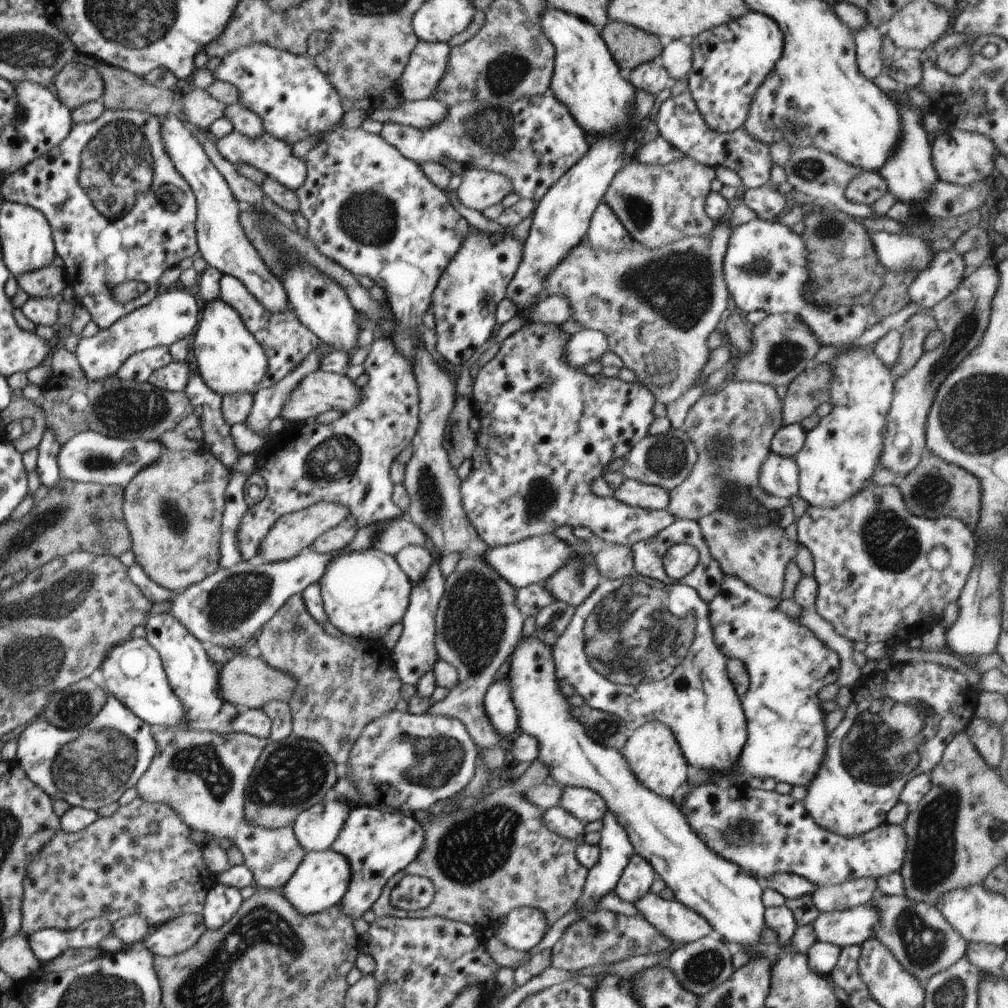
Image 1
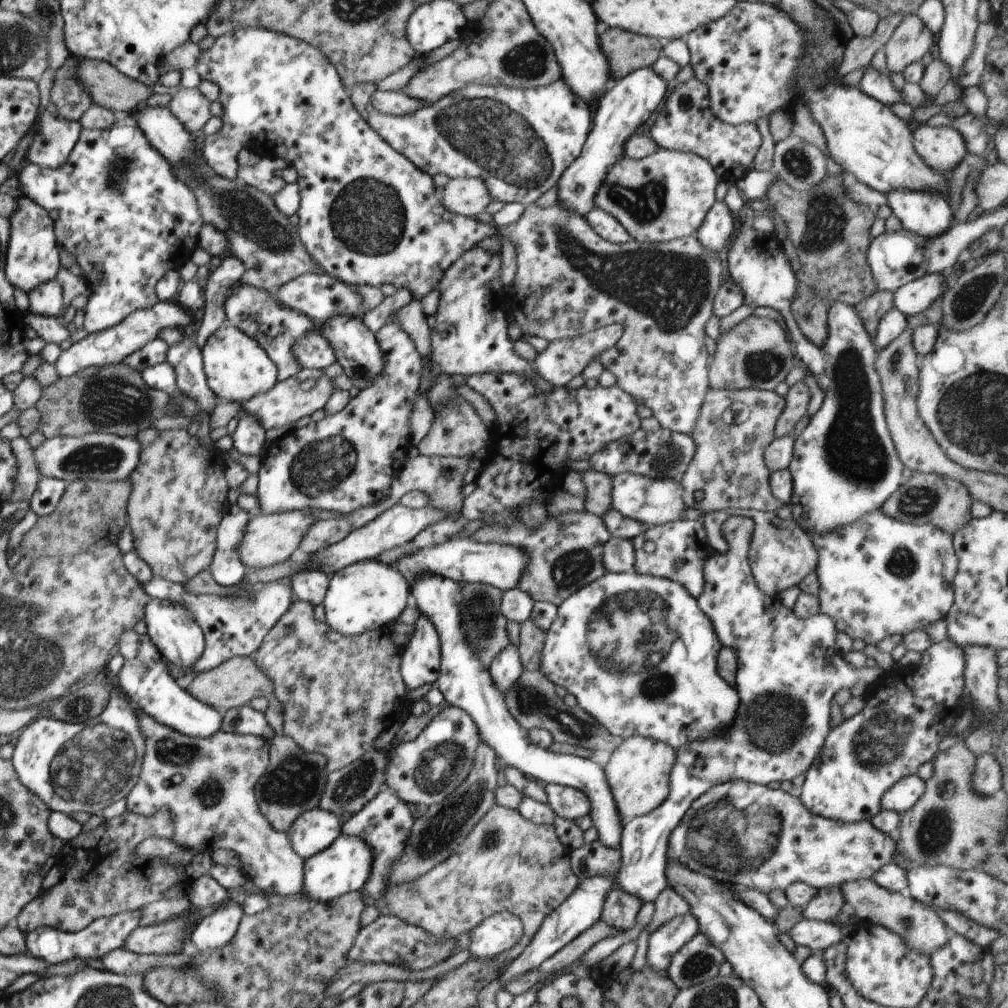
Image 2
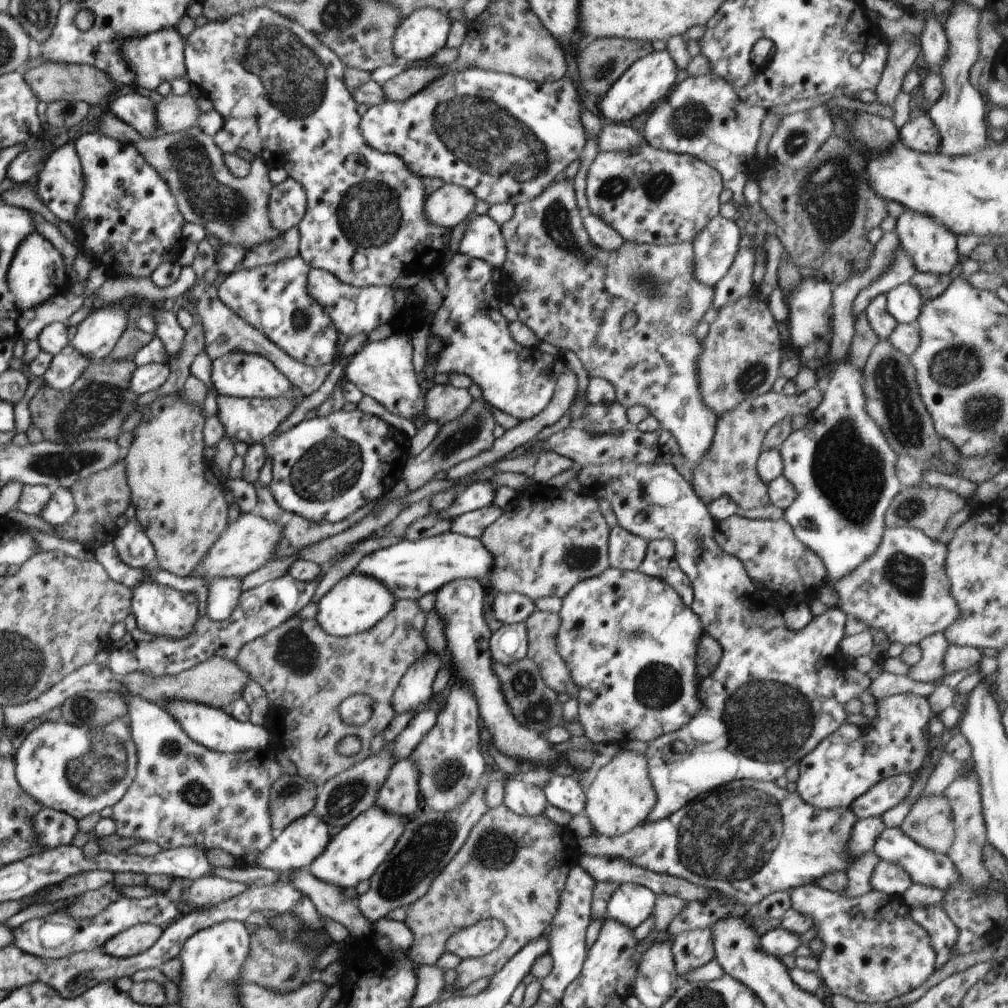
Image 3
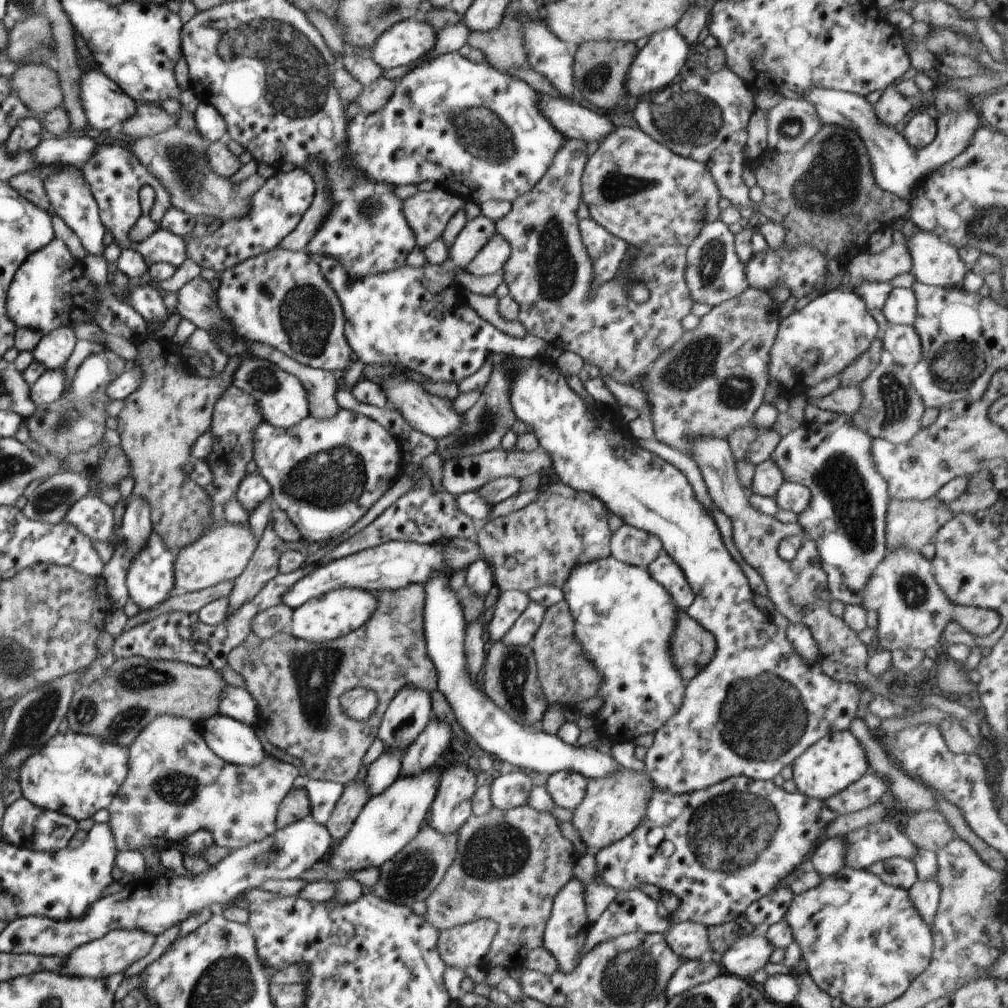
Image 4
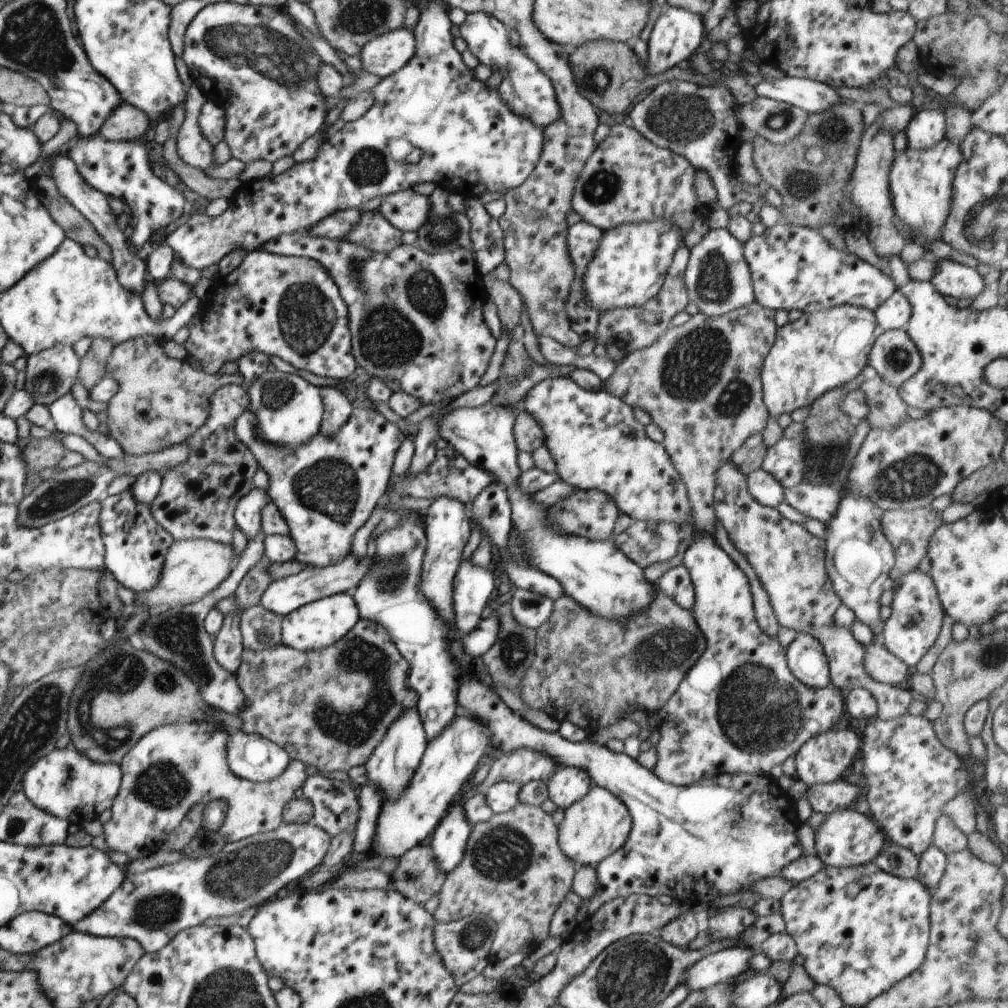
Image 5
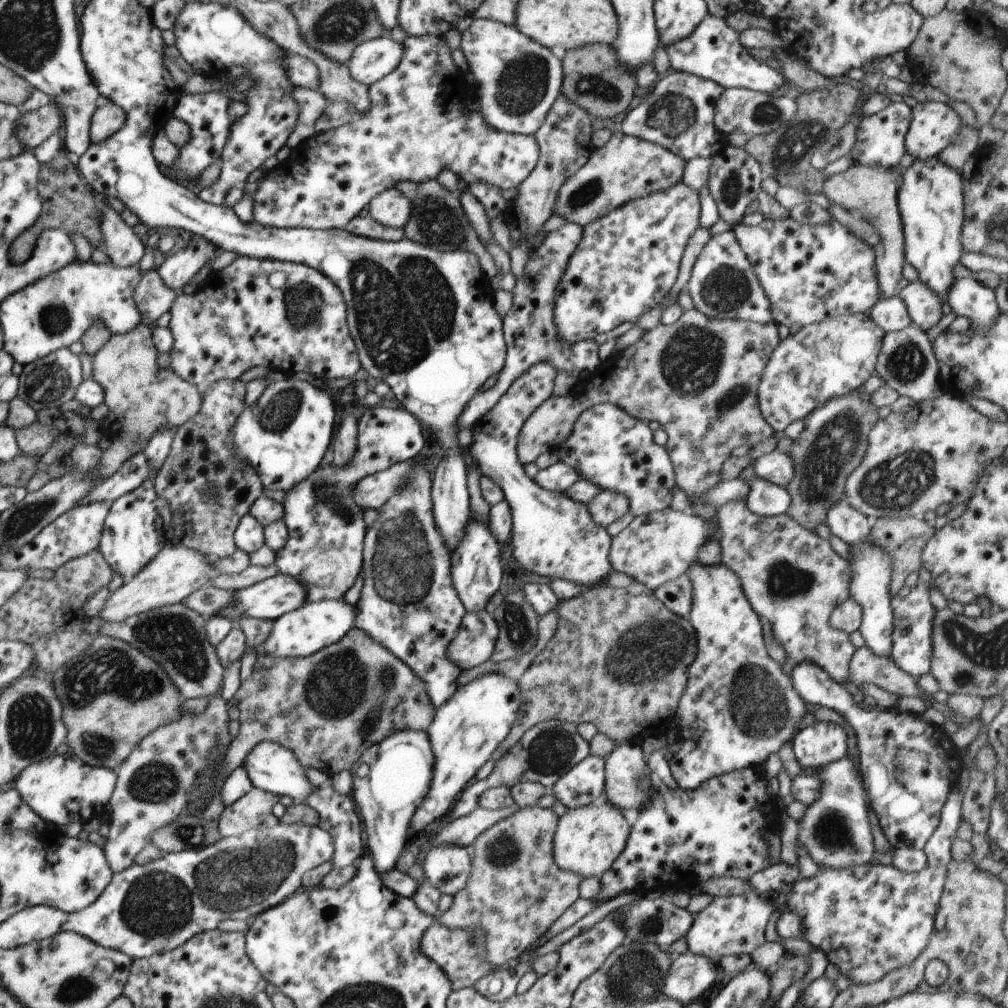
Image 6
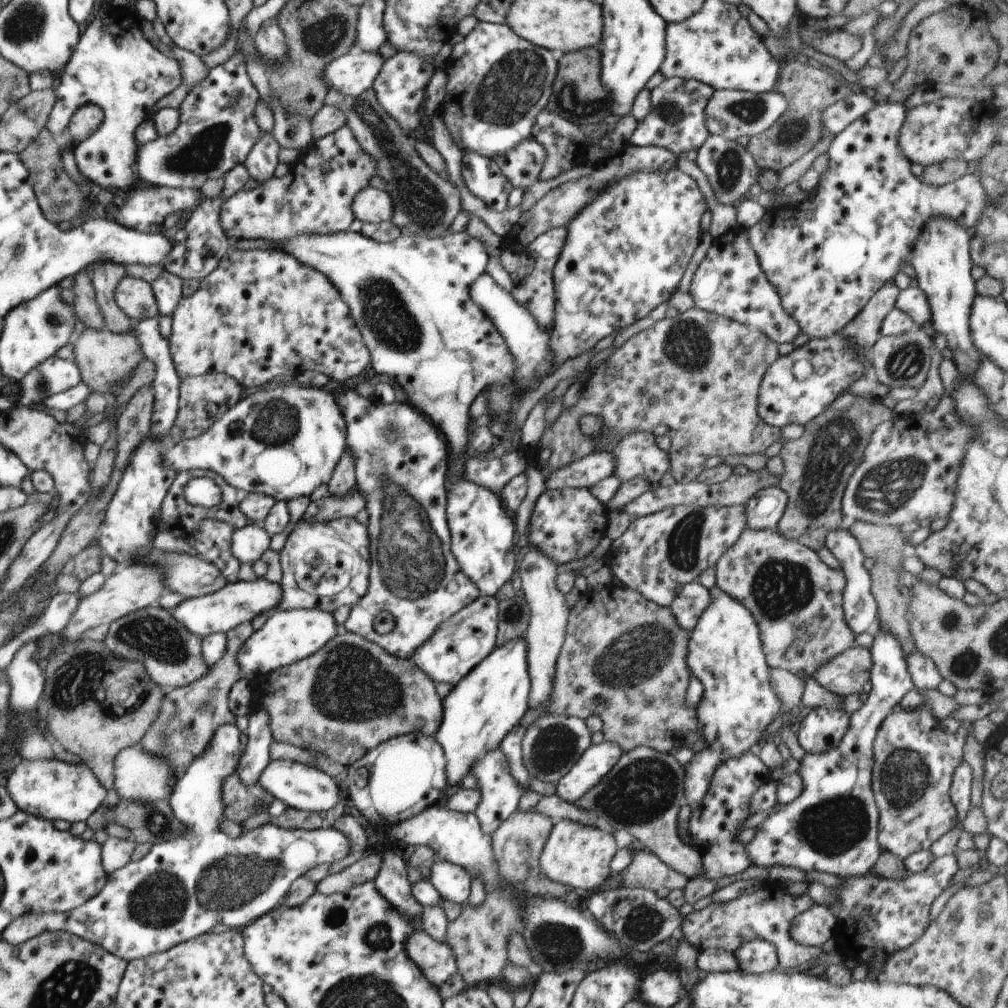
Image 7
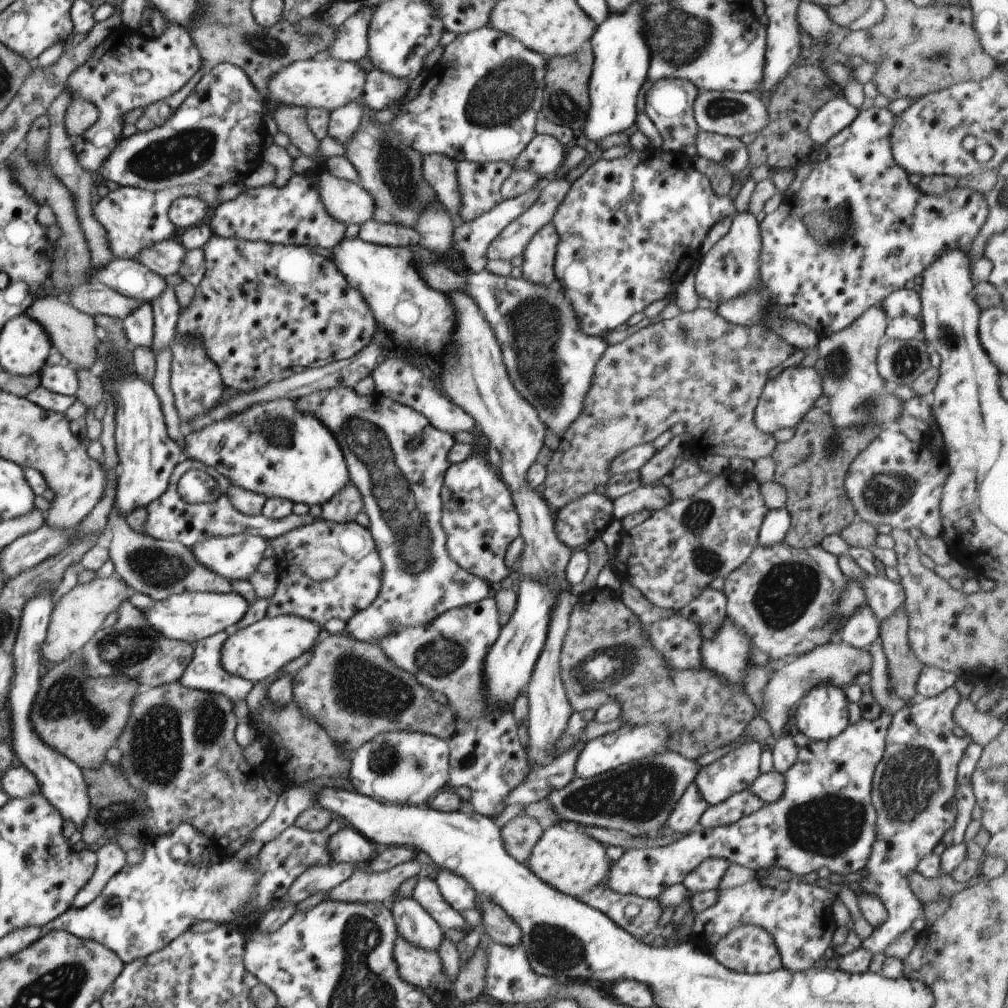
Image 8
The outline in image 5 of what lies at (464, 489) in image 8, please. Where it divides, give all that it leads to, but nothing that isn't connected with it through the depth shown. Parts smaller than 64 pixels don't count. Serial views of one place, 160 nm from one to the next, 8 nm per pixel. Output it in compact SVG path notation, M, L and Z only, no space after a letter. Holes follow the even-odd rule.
M467 560L460 563L453 580L453 609L455 626L461 636L469 635L482 620L482 610L495 599L496 581L490 568L477 567Z

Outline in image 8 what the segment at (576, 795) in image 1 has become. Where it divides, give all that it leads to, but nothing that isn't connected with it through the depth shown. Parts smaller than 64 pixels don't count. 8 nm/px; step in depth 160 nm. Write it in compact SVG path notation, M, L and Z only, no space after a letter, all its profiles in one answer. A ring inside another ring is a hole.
M650 723L638 728L627 729L622 727L614 733L590 740L581 748L576 759L574 765L575 778L589 779L624 764L640 761L641 758L646 758L649 754L664 751L670 735L671 733L669 729L665 728L665 725Z

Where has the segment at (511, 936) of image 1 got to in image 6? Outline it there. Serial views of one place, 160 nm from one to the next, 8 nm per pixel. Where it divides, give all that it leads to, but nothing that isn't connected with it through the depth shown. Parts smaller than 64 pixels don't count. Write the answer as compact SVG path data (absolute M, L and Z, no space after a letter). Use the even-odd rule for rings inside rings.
M436 922L425 930L425 935L421 938L421 951L442 968L450 979L453 990L473 987L479 978L493 970L487 961L485 932L476 925L468 925L466 929L451 929Z

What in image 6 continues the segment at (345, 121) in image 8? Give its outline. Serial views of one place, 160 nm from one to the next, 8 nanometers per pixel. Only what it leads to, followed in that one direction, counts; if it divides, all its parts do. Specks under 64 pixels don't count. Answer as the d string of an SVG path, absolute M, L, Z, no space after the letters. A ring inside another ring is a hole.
M420 35L415 37L407 36L403 42L403 57L400 64L384 78L378 82L372 83L368 86L368 96L370 99L367 113L360 117L355 117L348 124L335 128L331 131L316 132L309 139L306 140L307 144L307 157L286 160L279 163L271 171L266 171L262 180L257 187L253 200L253 221L254 223L261 224L264 228L307 228L307 229L343 229L346 223L349 223L352 218L360 214L360 211L366 204L381 192L388 189L394 189L397 182L402 180L410 180L412 182L424 183L430 179L436 179L442 170L451 170L456 174L457 178L465 180L467 188L471 188L473 184L486 183L487 185L495 186L501 191L508 190L508 188L517 188L517 186L534 170L536 163L539 159L539 146L534 135L521 135L510 134L504 131L497 131L485 121L483 114L478 110L465 109L460 98L456 95L458 86L456 84L456 76L460 74L459 68L452 60L450 47L446 42L445 37L434 35Z

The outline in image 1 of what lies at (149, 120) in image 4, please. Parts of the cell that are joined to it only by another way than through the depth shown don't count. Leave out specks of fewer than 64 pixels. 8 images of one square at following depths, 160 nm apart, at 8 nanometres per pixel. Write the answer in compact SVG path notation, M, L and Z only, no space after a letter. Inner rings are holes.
M194 87L189 92L183 92L178 99L178 107L183 107L189 122L207 133L215 120L224 117L227 106L221 100L216 100L207 90Z

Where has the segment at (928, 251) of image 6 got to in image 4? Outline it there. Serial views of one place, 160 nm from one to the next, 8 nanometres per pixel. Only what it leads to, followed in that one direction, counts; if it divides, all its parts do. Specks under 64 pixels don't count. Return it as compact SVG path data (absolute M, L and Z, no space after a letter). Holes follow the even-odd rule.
M811 89L802 98L809 100L818 111L822 124L838 125L856 132L867 148L870 166L875 181L885 190L899 196L903 202L908 201L913 190L933 170L941 167L945 162L959 155L969 144L974 133L980 128L982 120L976 104L959 111L946 111L943 113L932 111L936 118L936 138L922 148L910 145L903 133L895 127L881 123L873 104L866 97L837 91L834 89Z

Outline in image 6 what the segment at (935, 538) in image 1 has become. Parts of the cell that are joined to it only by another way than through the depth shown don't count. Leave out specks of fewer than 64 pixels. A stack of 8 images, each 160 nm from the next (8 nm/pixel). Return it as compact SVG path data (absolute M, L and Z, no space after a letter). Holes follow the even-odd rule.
M918 581L907 596L892 604L894 628L890 656L904 672L911 674L914 679L918 679L931 669L933 620L937 609L930 602L930 586L931 583Z

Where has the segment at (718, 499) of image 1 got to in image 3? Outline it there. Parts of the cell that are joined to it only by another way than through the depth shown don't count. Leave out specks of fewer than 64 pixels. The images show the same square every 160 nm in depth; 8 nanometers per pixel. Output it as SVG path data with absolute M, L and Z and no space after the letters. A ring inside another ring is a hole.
M811 387L808 391L792 396L770 391L758 398L748 398L746 402L738 404L736 410L730 410L722 416L717 416L712 448L708 448L704 460L691 465L692 474L694 474L693 490L698 499L709 506L720 497L727 496L744 510L769 504L768 486L760 480L756 472L764 438L768 430L784 418L809 417L818 408L821 400L822 392L817 387Z

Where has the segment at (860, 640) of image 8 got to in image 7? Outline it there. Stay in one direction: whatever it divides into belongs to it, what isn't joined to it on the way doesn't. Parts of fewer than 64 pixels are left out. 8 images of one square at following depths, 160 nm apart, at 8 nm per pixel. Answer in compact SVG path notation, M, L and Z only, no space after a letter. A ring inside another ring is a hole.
M840 526L827 532L825 545L830 549L833 556L840 561L841 569L847 580L843 592L843 603L841 604L845 621L855 635L866 633L866 630L872 626L872 622L876 620L877 602L870 587L869 570L864 567L865 554L862 552L860 543L855 539L849 528Z

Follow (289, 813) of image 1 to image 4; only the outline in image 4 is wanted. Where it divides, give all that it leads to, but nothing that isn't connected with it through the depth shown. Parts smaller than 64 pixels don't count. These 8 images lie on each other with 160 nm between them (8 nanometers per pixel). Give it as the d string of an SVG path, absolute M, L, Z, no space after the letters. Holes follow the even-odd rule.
M297 783L282 800L277 810L276 826L284 828L311 814L311 802L302 783Z

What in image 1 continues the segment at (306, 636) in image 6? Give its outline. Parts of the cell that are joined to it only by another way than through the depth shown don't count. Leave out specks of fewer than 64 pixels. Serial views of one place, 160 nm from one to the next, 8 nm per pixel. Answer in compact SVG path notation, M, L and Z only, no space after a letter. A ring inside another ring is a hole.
M374 547L334 555L317 584L328 621L340 634L366 641L381 639L394 624L401 622L413 587L395 557Z

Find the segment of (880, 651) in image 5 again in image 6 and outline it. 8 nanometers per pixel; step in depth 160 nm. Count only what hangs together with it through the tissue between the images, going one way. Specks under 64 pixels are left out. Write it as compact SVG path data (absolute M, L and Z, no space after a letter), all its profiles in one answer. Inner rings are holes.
M866 646L856 649L849 664L849 683L863 685L876 684L884 690L904 696L924 696L927 702L930 698L924 694L911 674L904 672L894 659L886 655L877 655Z

